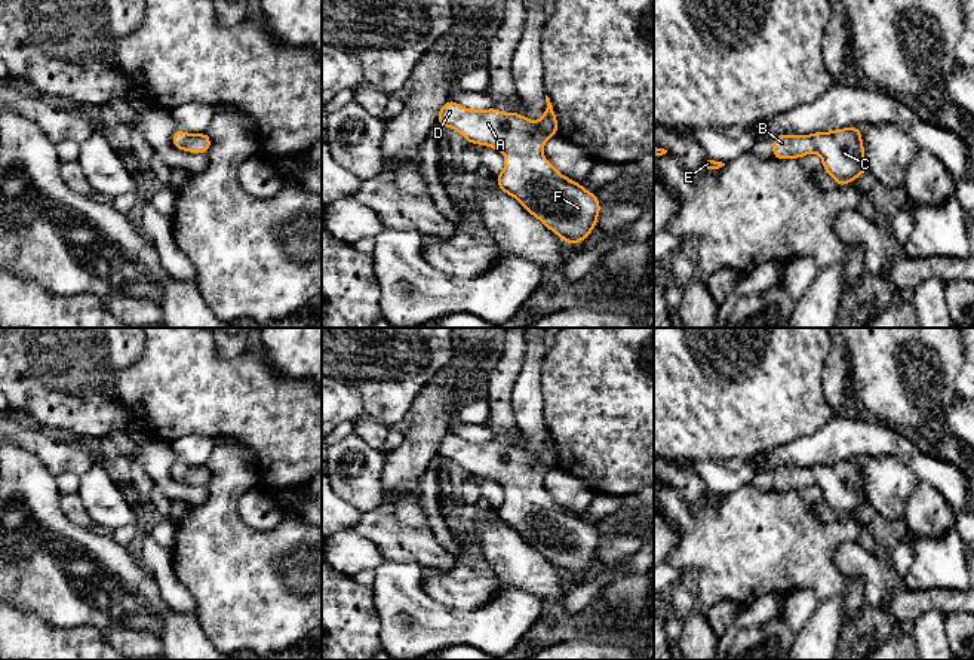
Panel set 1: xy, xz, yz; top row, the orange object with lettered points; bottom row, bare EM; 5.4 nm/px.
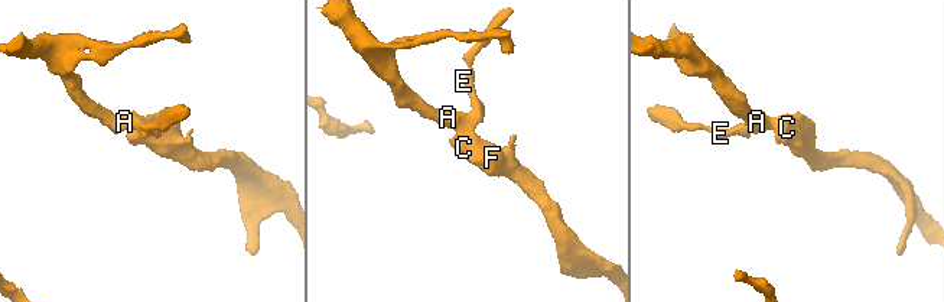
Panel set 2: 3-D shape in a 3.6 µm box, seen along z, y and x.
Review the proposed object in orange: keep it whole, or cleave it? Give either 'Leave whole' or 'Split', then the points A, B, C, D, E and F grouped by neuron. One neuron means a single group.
Leave whole. Groups: A B C D E F

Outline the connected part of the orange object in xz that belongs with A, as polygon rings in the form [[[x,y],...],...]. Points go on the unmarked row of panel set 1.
[[[546,427],[546,446],[532,454],[517,445],[495,440],[468,442],[449,432],[439,443],[437,454],[460,464],[471,476],[488,478],[506,488],[506,498],[497,509],[501,524],[513,528],[535,550],[571,578],[589,570],[597,556],[600,537],[596,525],[586,524],[581,516],[559,506],[541,486],[544,476],[557,464],[557,452]]]

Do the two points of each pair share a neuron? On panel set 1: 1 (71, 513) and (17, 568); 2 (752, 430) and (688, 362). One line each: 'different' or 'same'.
1: different
2: same

